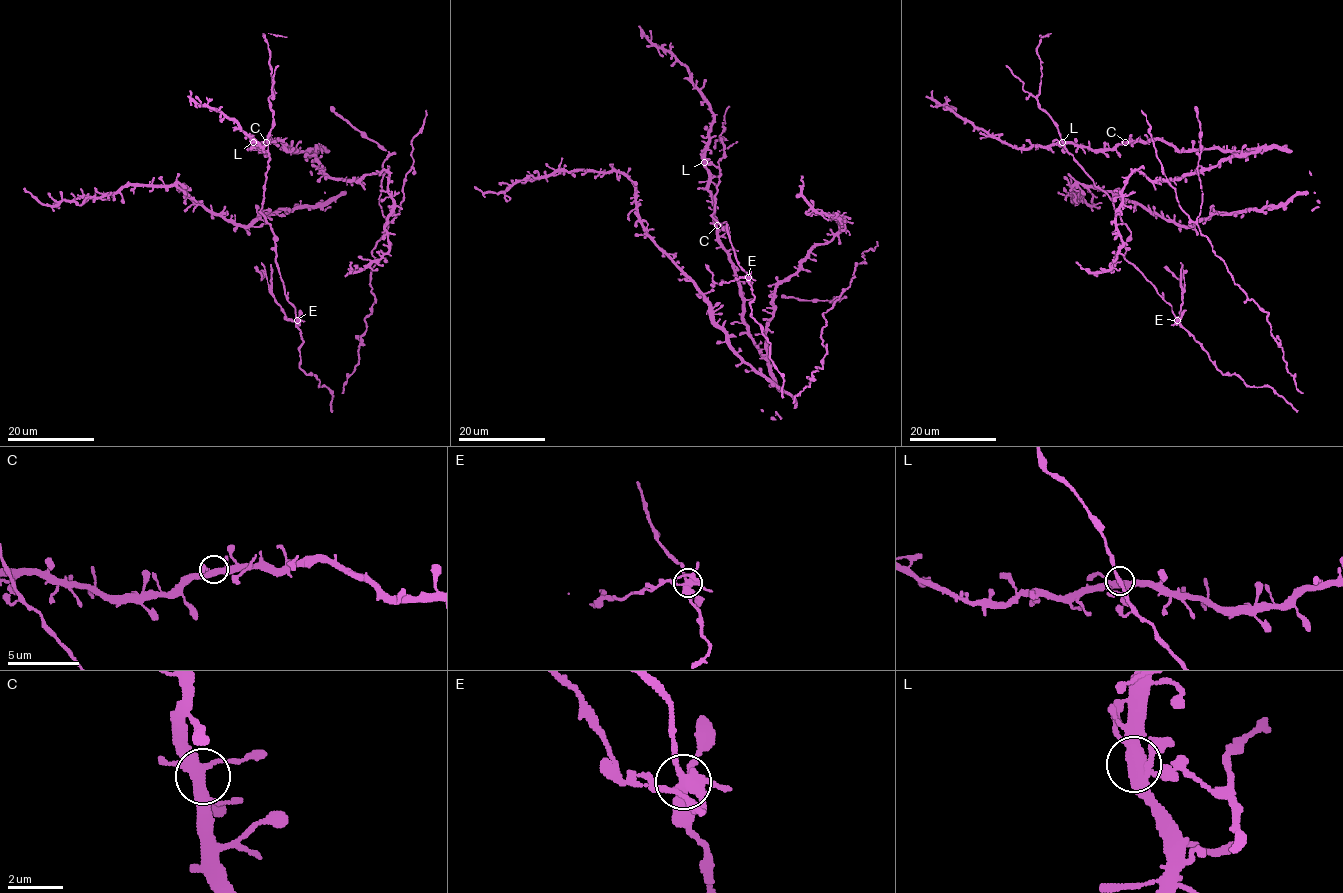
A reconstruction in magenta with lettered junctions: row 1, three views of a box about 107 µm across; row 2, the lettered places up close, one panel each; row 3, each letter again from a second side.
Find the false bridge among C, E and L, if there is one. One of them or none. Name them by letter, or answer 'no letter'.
E

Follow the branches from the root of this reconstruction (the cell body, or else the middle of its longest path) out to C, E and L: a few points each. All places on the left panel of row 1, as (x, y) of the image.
C: (271, 227), (260, 211), (269, 153), (260, 151), (255, 143), (262, 149), (266, 142)
E: (271, 227), (275, 264), (286, 299), (295, 307), (297, 320)
L: (271, 227), (260, 211), (269, 153), (260, 151), (253, 142)

